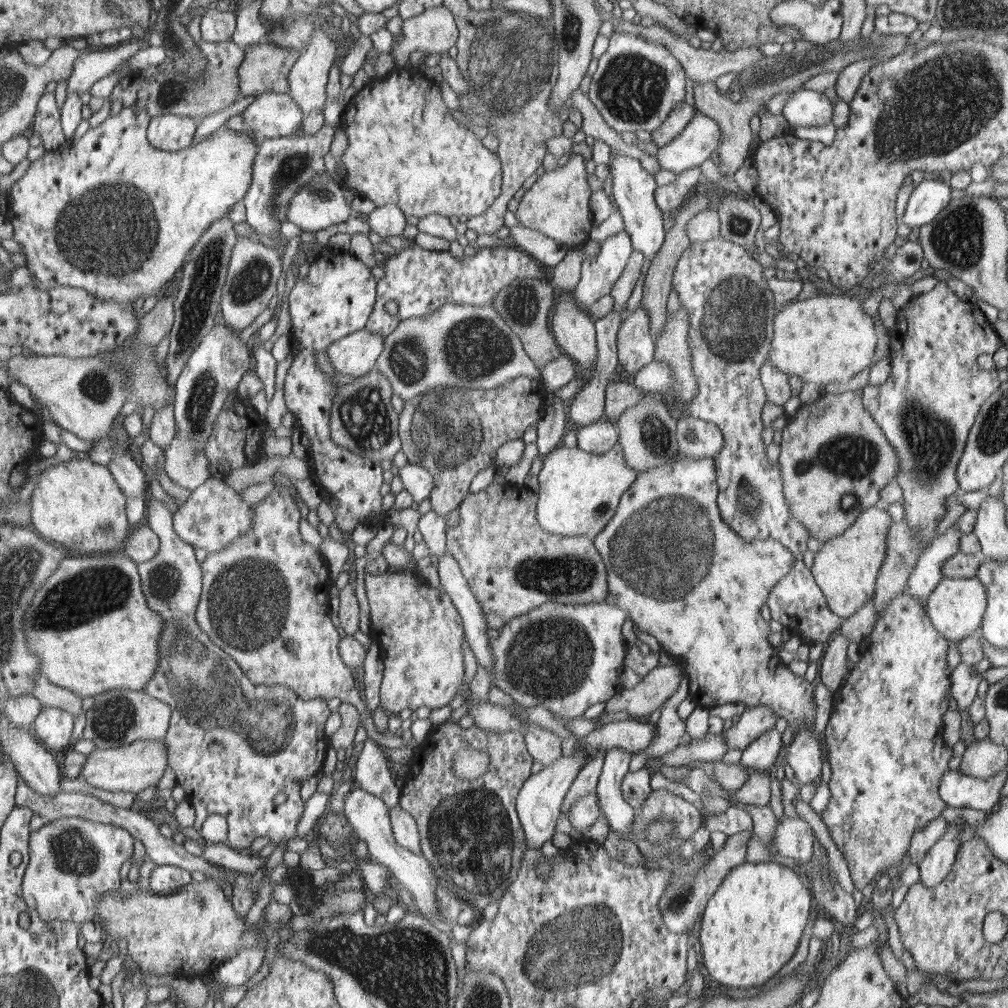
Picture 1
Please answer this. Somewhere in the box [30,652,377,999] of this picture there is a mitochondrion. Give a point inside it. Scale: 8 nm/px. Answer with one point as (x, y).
(72, 852)

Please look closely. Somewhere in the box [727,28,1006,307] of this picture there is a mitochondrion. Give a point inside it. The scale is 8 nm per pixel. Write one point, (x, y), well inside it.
(940, 106)

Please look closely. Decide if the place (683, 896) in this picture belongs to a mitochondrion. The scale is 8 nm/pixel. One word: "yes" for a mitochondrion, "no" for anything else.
yes

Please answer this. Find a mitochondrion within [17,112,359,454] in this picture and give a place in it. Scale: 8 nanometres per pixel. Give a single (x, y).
(111, 231)

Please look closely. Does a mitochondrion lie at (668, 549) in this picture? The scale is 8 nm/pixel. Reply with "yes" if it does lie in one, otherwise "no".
yes

